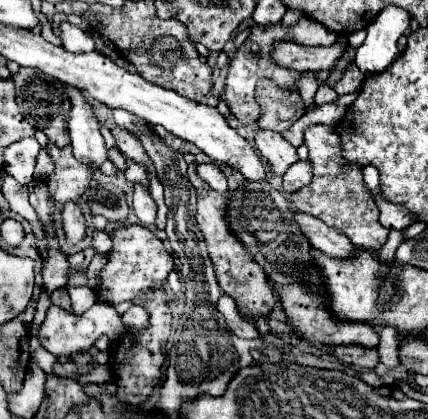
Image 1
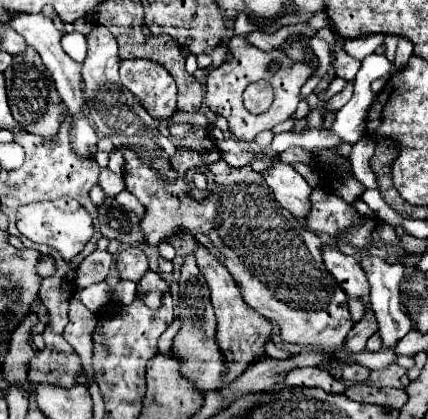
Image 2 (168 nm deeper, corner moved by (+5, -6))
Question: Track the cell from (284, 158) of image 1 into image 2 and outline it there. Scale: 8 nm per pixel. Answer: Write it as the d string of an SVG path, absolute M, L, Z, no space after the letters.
M267 156L267 158L271 160L271 168L261 172L267 186L273 190L273 194L281 206L285 206L299 220L303 220L303 216L309 210L311 186L305 182L305 178L299 172L295 172L293 166L279 162L271 156Z

